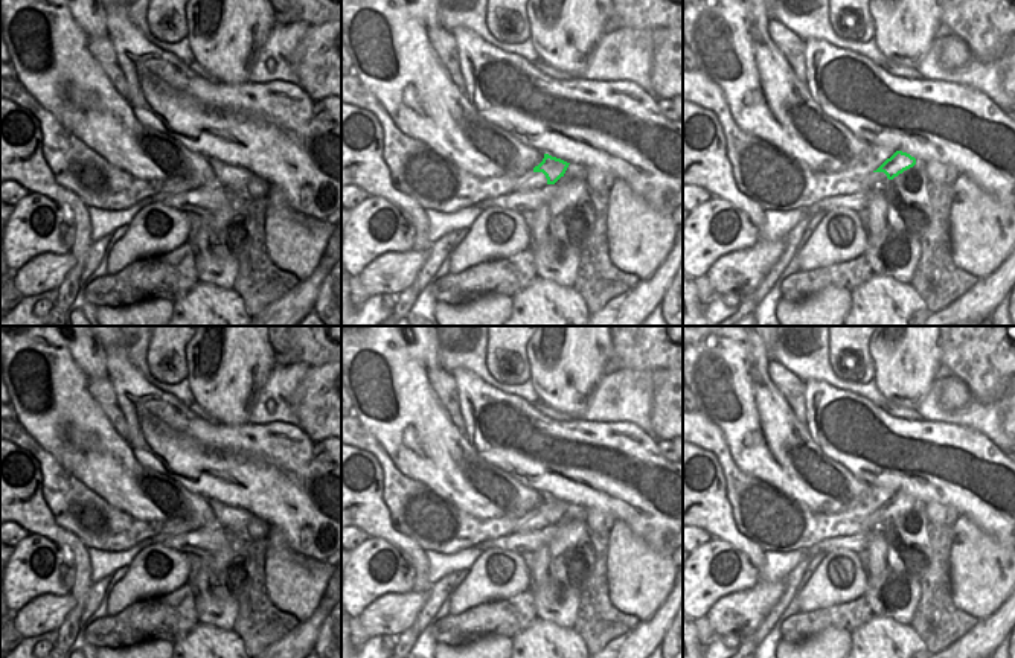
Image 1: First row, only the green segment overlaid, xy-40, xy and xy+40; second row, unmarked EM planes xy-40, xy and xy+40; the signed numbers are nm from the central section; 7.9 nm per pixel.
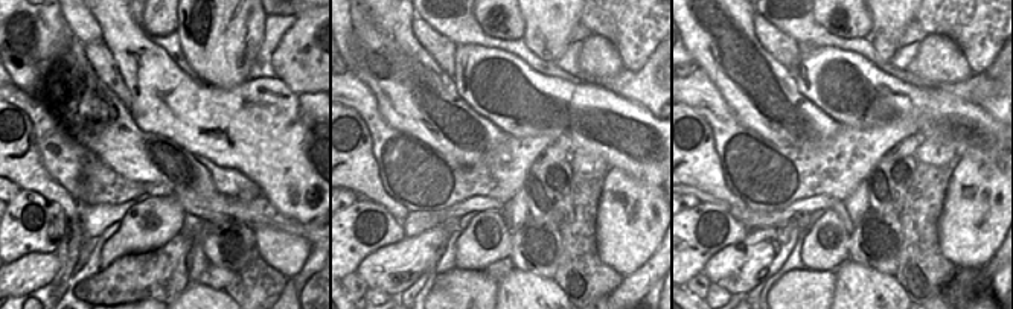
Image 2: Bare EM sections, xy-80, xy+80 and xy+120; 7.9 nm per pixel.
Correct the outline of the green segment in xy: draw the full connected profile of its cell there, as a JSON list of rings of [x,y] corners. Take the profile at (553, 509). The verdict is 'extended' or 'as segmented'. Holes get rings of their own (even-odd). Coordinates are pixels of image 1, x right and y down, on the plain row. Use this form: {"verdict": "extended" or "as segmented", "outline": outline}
{"verdict": "as segmented", "outline": [[[544,495],[543,503],[533,509],[533,513],[543,513],[547,519],[547,525],[555,525],[561,518],[564,518],[570,504]]]}

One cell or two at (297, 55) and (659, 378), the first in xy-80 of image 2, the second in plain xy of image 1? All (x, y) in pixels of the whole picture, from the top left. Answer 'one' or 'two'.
one

